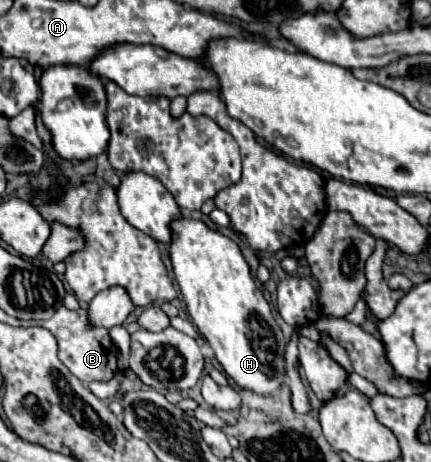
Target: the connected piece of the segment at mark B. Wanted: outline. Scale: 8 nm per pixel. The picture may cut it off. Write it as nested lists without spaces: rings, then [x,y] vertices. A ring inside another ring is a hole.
[[[59,307],[55,311],[55,315],[47,321],[37,323],[39,327],[49,329],[57,343],[59,343],[59,359],[61,363],[77,377],[81,379],[85,385],[91,381],[109,381],[115,375],[123,375],[127,379],[137,379],[137,375],[131,369],[121,369],[119,367],[119,353],[109,337],[109,329],[103,327],[95,327],[89,321],[87,309],[77,309],[77,311],[69,311],[67,307]]]

